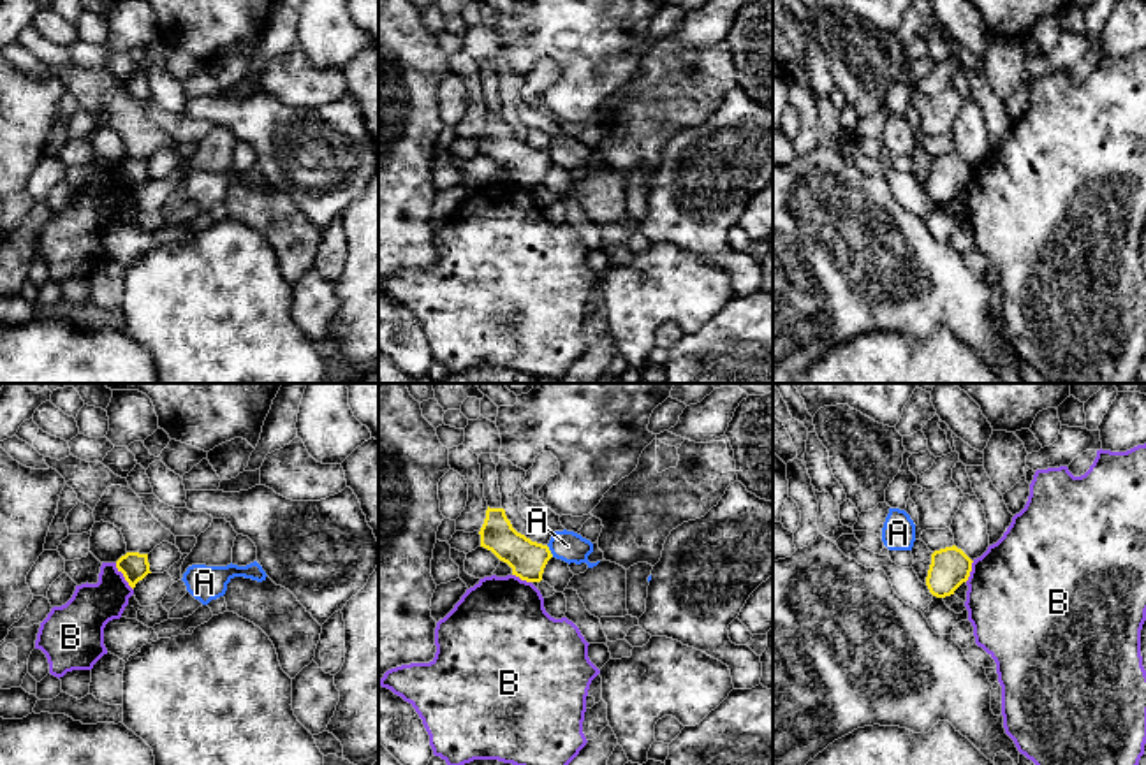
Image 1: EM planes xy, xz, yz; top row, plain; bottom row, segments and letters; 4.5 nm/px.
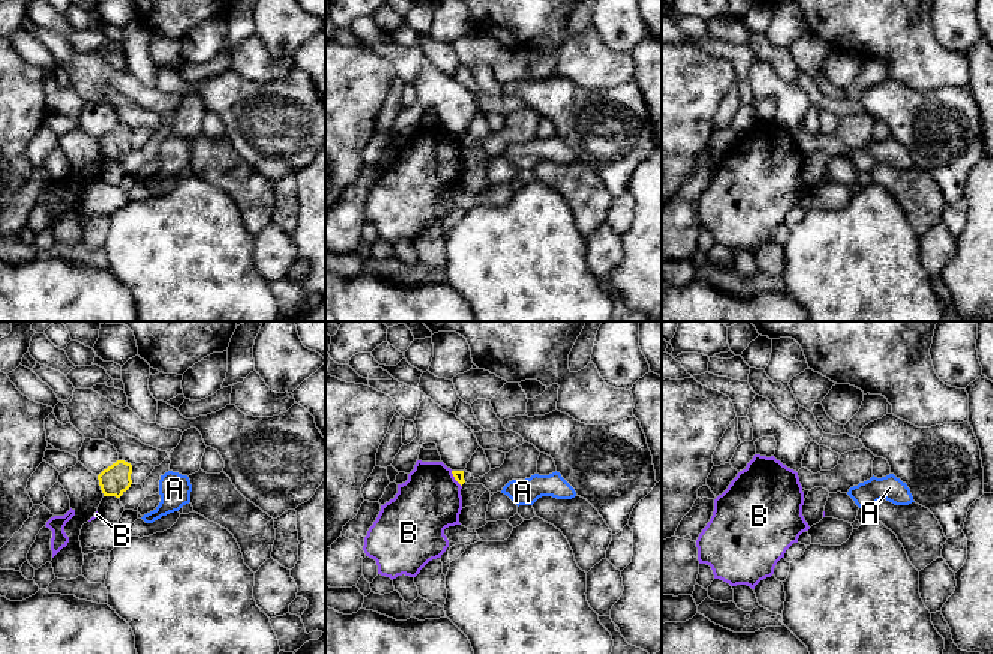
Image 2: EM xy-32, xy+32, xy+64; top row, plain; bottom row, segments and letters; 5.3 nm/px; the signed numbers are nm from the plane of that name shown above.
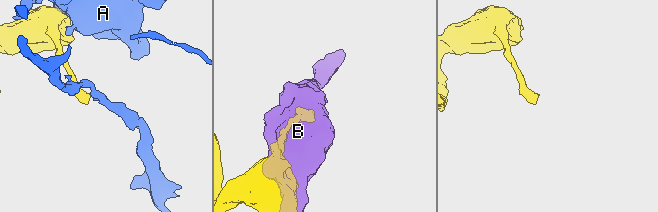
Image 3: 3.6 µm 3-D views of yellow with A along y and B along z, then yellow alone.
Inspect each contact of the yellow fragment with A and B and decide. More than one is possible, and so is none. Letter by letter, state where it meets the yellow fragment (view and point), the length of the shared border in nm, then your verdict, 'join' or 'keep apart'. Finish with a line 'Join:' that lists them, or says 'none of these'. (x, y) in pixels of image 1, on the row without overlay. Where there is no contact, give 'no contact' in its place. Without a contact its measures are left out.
A: meets yellow in xz at (550, 157); contact 70 nm long; keep apart
B: meets yellow in xy at (124, 182); contact 150 nm long; keep apart
Join: none of these

